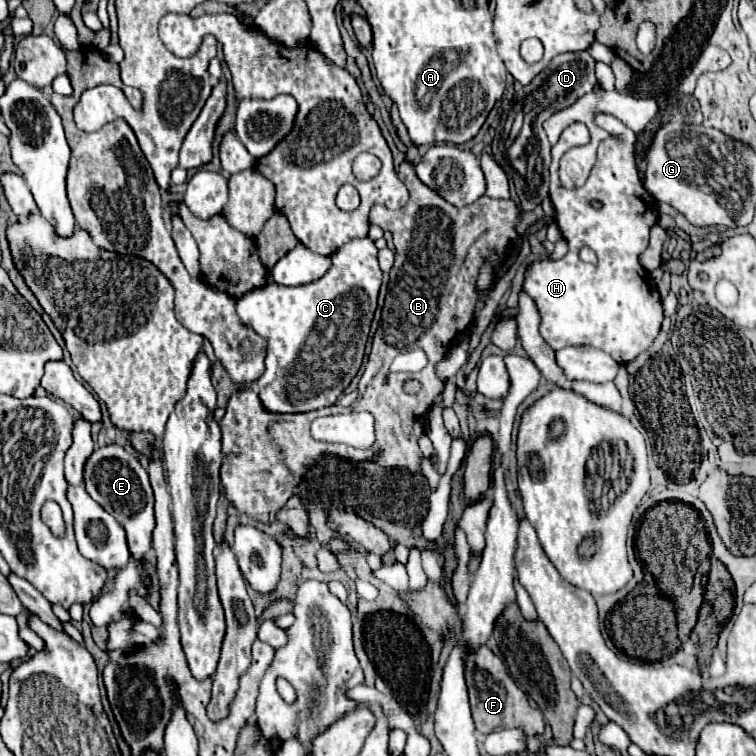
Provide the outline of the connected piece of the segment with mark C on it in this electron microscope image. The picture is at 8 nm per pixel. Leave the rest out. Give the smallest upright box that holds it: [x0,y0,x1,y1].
[236,239,382,413]

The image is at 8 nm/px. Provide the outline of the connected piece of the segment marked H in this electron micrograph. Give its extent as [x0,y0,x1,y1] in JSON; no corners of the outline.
[522,115,662,365]

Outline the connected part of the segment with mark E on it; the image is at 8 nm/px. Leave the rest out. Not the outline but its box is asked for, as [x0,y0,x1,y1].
[84,443,154,559]

